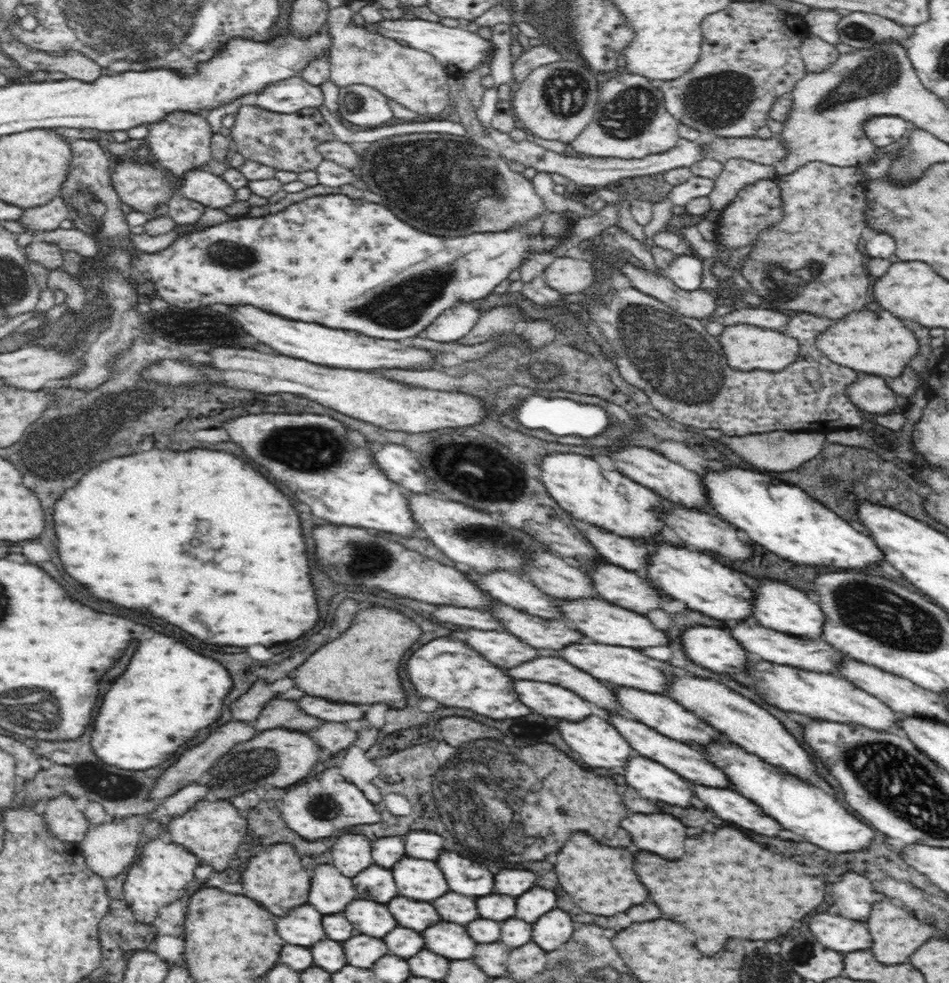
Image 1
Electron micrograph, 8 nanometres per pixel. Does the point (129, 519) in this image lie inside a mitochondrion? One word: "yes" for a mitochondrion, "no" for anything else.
no

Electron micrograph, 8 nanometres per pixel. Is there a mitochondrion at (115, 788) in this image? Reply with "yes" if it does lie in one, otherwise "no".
yes

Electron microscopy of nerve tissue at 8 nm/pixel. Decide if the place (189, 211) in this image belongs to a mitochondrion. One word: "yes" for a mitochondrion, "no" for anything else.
no

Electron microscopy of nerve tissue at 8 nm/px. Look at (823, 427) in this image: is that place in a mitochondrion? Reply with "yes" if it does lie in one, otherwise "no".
no

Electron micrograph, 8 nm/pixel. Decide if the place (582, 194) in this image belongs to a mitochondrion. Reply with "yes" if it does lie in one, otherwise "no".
no

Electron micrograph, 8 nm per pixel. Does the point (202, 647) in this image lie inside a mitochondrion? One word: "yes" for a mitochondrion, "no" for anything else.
no

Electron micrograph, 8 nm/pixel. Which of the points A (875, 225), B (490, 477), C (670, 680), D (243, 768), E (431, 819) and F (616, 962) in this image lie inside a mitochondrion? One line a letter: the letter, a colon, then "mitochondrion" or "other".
A: other
B: mitochondrion
C: other
D: mitochondrion
E: mitochondrion
F: mitochondrion

